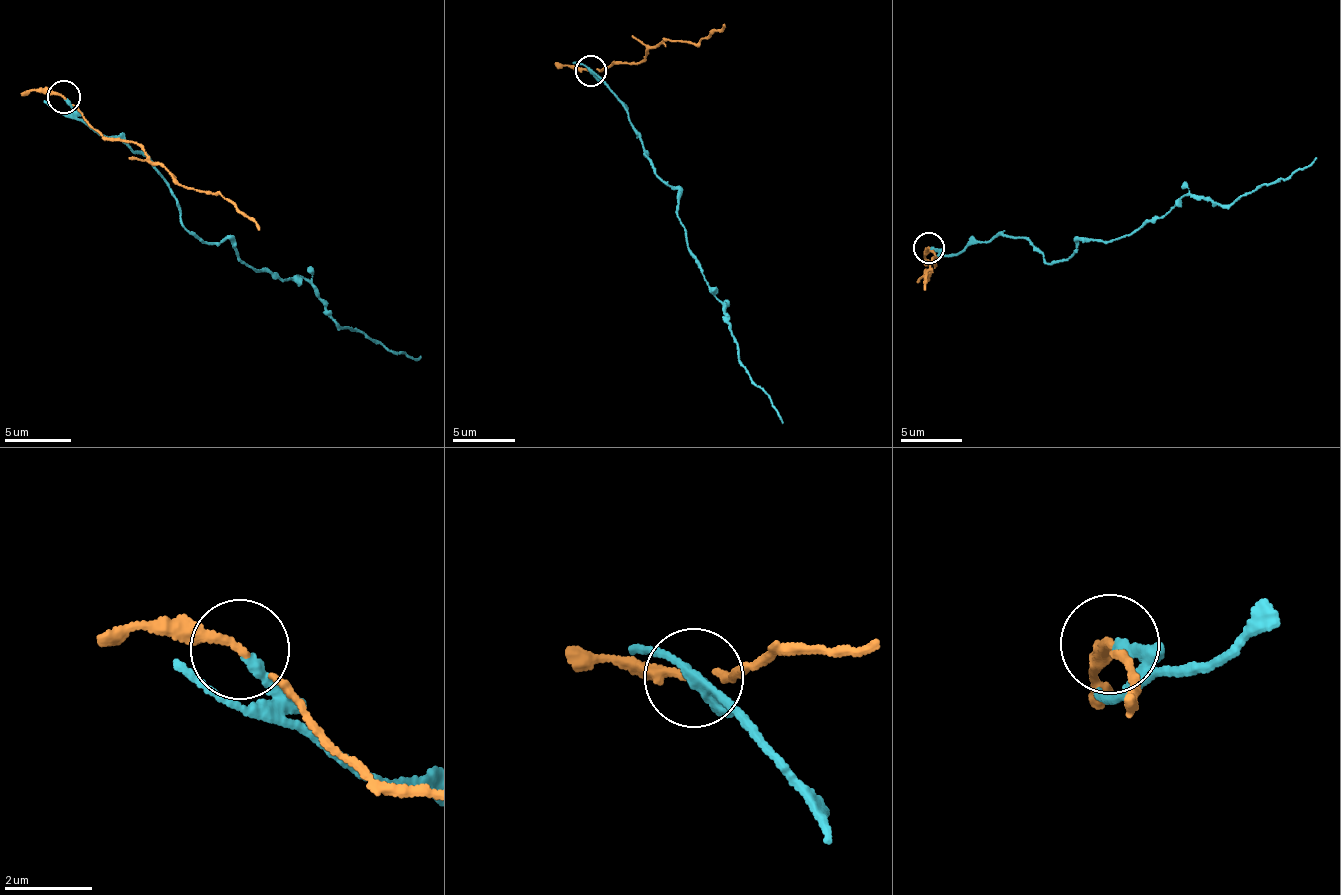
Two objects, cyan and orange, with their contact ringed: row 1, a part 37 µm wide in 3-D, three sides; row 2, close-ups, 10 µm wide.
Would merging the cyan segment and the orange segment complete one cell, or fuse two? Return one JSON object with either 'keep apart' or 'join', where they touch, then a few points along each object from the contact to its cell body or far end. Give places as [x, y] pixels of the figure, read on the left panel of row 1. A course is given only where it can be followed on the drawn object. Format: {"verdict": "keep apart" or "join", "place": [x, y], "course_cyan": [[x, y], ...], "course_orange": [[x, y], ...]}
{"verdict": "keep apart", "place": [63, 97], "course_cyan": [[64, 98], [160, 175], [205, 242], [229, 240], [255, 272], [302, 277], [337, 322], [419, 357]], "course_orange": [[64, 98], [111, 140], [131, 142], [181, 185], [219, 194], [259, 230]]}

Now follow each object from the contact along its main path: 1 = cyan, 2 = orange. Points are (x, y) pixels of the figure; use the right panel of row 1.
1: (929, 248), (1020, 237), (1067, 259), (1186, 195), (1222, 205), (1316, 158)
2: (929, 248), (937, 263), (935, 258), (924, 278), (928, 280), (928, 272), (924, 290)

